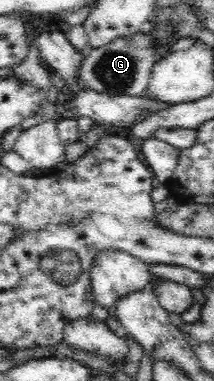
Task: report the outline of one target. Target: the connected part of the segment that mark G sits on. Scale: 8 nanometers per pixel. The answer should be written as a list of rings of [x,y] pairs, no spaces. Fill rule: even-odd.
[[[140,31],[134,33],[134,35],[116,37],[116,39],[108,43],[108,45],[92,48],[90,54],[83,58],[79,71],[79,81],[81,81],[81,85],[85,85],[85,87],[93,89],[98,93],[132,95],[133,97],[137,97],[138,95],[142,95],[146,90],[154,64],[166,57],[169,53],[172,53],[174,51],[174,44],[175,43],[166,43],[166,45],[161,45],[161,43],[157,43],[149,33]]]

